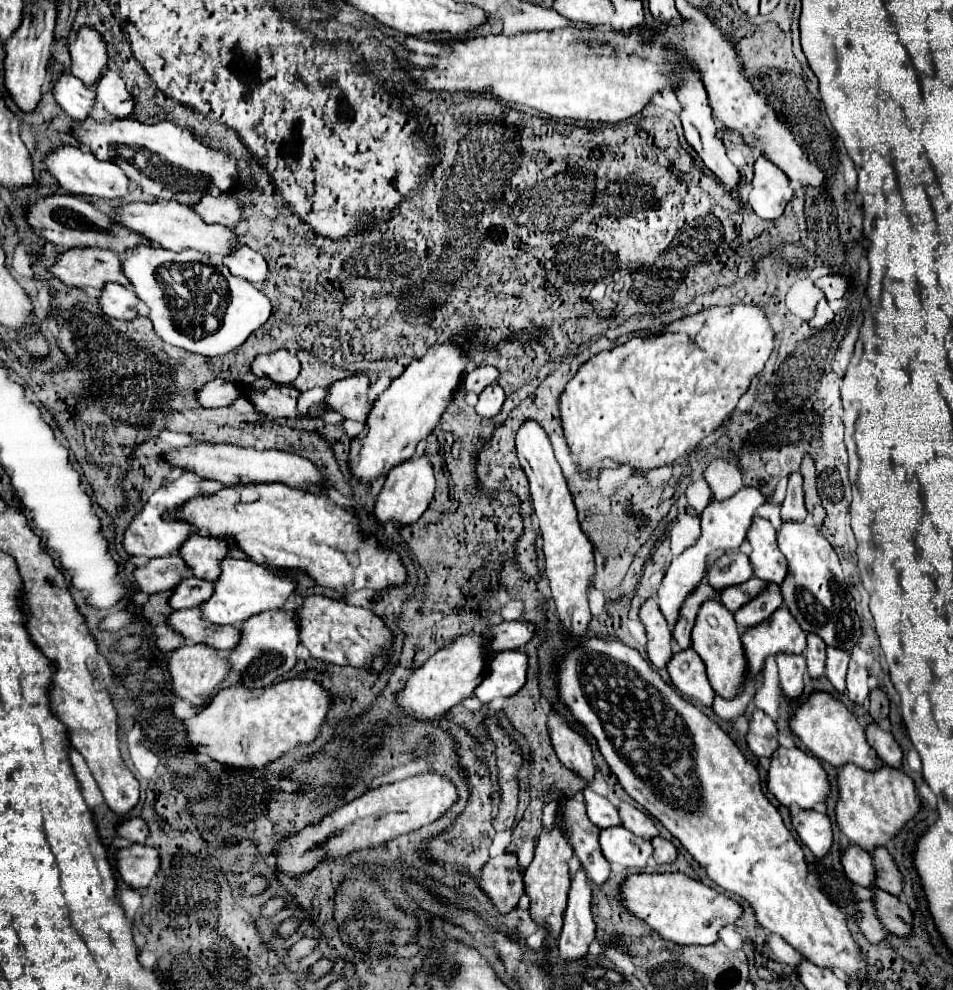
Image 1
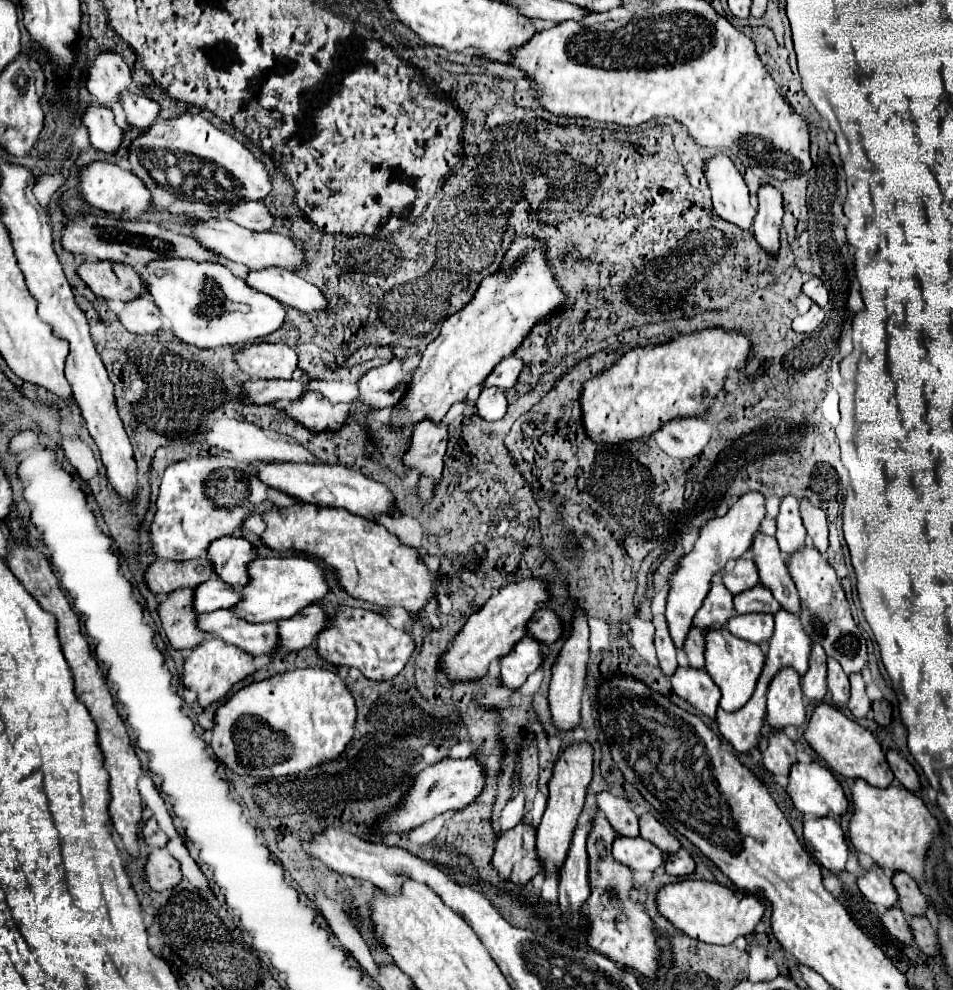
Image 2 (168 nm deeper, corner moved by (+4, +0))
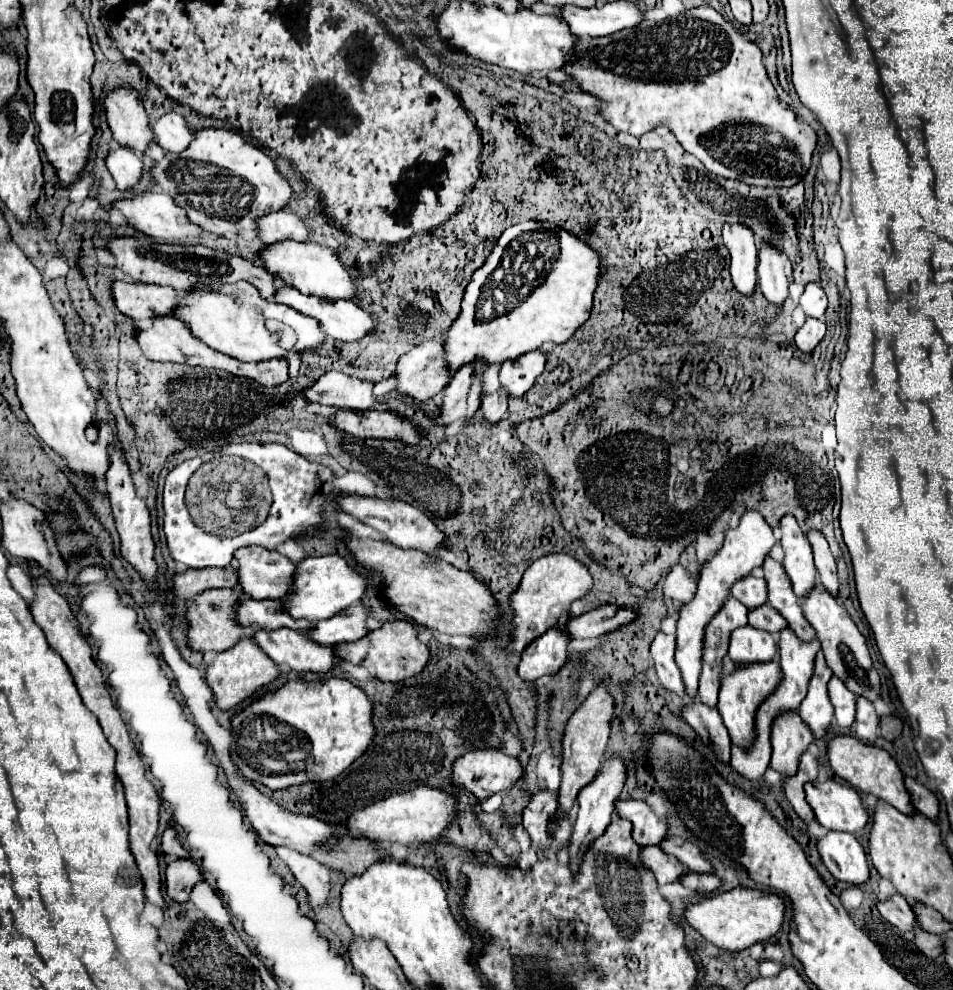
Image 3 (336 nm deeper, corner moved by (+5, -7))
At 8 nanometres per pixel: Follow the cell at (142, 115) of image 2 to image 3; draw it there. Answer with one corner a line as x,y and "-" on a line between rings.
168,113
152,123
156,143
172,153
182,153
194,139
194,131
186,125
186,119
178,113

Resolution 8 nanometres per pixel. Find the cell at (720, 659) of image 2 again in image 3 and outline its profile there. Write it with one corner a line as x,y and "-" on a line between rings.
778,657
774,661
768,661
766,665
752,665
750,669
732,669
728,677
722,677
720,687
720,699
718,699
718,711
722,715
722,721
732,737
732,743
750,749
756,741
756,711
758,707
776,691
776,687
782,681
782,669
778,663

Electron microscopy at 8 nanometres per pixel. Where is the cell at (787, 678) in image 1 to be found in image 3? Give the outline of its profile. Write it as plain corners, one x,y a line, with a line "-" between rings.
798,713
790,717
780,717
774,721
772,729
772,761
770,767
782,777
794,777
798,773
798,763
802,753
814,741
814,735
802,725

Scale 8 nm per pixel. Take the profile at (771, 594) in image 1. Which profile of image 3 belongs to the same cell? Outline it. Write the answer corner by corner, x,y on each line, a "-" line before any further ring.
750,625
736,629
730,637
728,657
734,665
752,665
772,661
776,655
776,645
770,633
762,633

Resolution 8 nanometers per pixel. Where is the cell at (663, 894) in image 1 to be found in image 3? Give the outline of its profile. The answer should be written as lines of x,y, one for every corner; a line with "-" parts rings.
736,887
732,891
718,893
696,905
690,905
684,915
686,915
686,923
692,925
710,943
726,951
742,951
754,943
774,937
784,923
784,913
786,913
784,895
776,895
760,889

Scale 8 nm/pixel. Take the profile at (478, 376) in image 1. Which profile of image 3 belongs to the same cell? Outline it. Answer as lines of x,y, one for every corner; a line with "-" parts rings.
540,349
524,353
522,357
508,359
500,369
500,383
510,391
512,397
522,397
542,375
548,355

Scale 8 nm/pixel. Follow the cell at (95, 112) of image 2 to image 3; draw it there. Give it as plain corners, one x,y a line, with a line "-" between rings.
114,145
114,149
106,157
106,167
114,177
118,189
126,191
138,185
144,163
136,153
130,153
130,149
118,149
118,145

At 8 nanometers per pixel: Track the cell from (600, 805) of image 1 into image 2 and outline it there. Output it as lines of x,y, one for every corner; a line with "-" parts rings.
611,792
597,794
597,806
613,826
613,830
621,836
637,836
637,814
629,808
625,798
613,796

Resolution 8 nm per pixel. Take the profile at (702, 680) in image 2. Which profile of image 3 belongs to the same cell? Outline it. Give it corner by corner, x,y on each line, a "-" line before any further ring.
694,701
694,705
684,707
682,717
686,723
698,733
702,743
712,745
716,757
722,763
730,763
730,735
726,733
726,727
722,725
722,717
716,709
710,709
708,705
702,705
700,701

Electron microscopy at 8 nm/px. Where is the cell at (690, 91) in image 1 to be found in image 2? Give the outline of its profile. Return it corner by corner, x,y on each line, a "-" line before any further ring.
723,152
713,154
703,164
703,174
709,182
715,212
731,224
751,228
755,208
749,202
747,184
743,182
741,172
735,168
731,158

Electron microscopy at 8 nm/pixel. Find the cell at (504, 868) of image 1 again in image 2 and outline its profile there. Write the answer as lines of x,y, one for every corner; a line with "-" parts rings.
517,824
515,828
503,832
495,842
491,864
503,880
527,884
541,870
541,862
535,854
533,828

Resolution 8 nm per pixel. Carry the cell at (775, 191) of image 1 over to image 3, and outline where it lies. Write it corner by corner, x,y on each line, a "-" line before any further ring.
762,245
758,251
758,287
764,297
782,307
788,299
788,285
792,283
792,265
784,253
778,253
770,245

